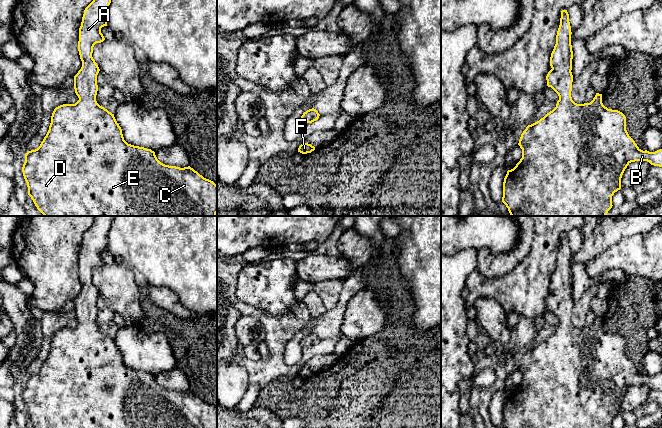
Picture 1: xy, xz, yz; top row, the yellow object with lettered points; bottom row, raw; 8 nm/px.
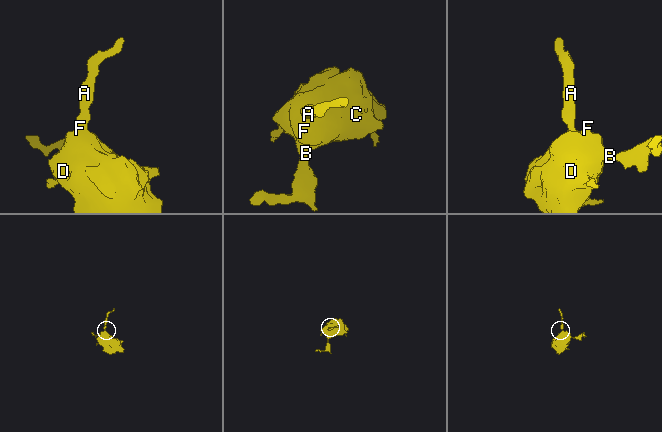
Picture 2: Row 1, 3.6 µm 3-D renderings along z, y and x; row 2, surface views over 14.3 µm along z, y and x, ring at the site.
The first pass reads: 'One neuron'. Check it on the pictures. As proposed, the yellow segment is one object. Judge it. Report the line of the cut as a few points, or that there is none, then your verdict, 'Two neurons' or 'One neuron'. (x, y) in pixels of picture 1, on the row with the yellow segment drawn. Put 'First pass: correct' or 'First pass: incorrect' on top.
First pass: correct
No split. One neuron

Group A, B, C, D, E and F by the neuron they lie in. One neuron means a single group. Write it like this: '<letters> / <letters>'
A B C D E F

